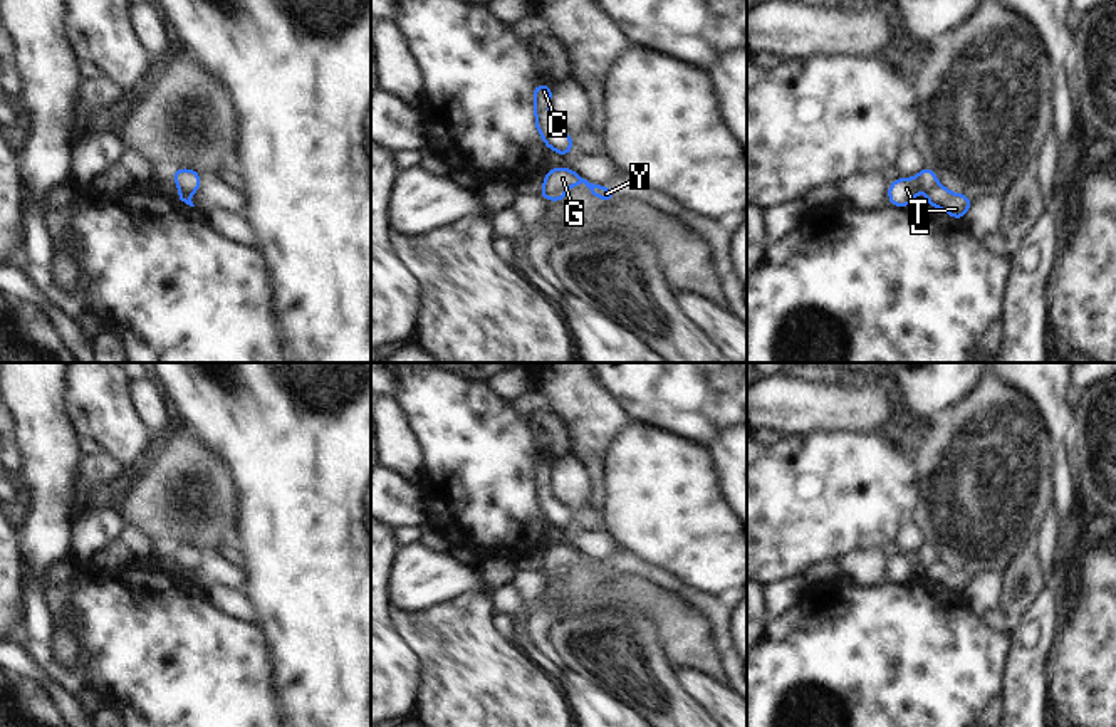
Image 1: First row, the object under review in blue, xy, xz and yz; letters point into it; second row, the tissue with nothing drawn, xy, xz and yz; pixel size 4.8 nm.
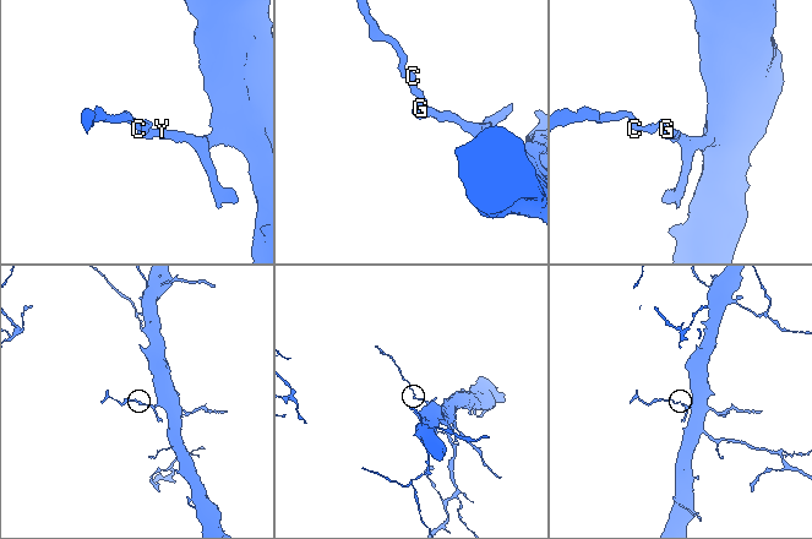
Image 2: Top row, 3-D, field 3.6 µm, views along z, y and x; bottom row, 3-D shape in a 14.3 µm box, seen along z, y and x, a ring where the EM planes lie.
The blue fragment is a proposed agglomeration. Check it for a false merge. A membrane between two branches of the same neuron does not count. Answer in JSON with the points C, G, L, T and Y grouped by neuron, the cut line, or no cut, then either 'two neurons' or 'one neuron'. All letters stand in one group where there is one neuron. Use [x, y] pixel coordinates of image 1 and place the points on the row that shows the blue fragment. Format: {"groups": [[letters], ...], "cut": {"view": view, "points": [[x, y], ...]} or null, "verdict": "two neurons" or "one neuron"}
{"groups": [["C", "L"], ["G", "T", "Y"]], "cut": {"view": "yz", "points": [[938, 183], [927, 193]]}, "verdict": "two neurons"}

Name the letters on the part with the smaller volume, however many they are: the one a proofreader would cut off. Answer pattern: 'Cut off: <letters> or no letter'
Cut off: C, L

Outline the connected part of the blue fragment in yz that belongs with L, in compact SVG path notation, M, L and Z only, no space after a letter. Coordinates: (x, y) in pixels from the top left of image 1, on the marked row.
M926 166L911 180L901 176L900 180L889 183L888 196L891 207L908 207L916 200L916 193L920 190L928 193L936 185L936 175Z

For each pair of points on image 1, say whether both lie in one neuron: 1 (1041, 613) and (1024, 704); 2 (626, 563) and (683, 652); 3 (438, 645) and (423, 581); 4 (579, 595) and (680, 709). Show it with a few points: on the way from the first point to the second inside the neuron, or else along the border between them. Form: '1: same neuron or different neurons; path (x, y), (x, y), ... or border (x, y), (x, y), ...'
1: same neuron; path (1036, 635), (1026, 664), (1026, 682)
2: different neurons; border (615, 571), (638, 575), (672, 591)
3: different neurons; border (467, 591), (428, 608), (393, 610)
4: different neurons; border (633, 610), (628, 615), (588, 610), (556, 623)

